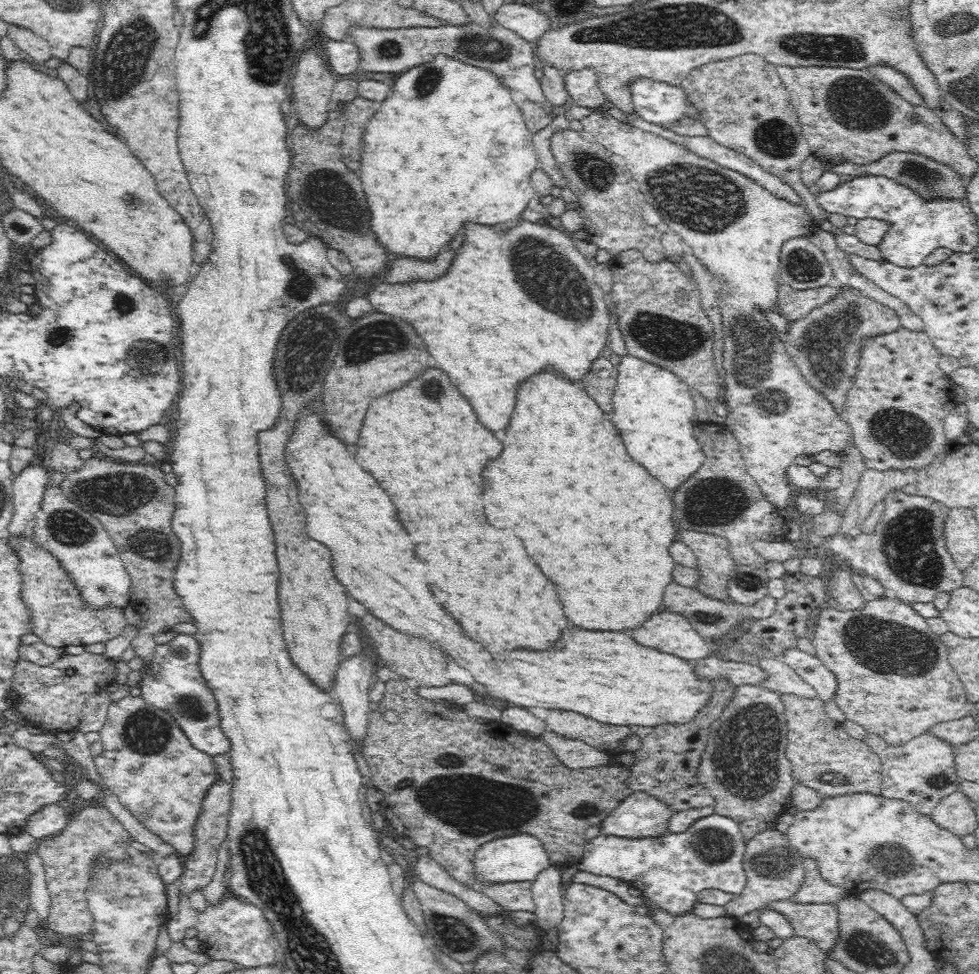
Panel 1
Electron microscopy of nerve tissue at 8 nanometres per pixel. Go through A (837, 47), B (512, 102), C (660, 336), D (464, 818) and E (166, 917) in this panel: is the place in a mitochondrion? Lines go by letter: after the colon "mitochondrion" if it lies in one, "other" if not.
A: mitochondrion
B: other
C: mitochondrion
D: mitochondrion
E: other

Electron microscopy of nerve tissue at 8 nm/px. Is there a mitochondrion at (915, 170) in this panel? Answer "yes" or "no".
yes

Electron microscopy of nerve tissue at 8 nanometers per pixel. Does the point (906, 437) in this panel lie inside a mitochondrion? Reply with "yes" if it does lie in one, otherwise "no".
yes

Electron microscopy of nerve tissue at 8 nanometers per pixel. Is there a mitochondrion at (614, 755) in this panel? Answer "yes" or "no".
no

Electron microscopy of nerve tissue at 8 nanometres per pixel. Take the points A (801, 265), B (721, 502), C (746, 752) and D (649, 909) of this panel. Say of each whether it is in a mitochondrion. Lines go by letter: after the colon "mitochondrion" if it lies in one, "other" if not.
A: mitochondrion
B: mitochondrion
C: mitochondrion
D: other

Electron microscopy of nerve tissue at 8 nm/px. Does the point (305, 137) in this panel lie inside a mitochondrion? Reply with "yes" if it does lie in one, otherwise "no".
no

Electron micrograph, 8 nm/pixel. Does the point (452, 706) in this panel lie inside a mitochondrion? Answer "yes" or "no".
no

